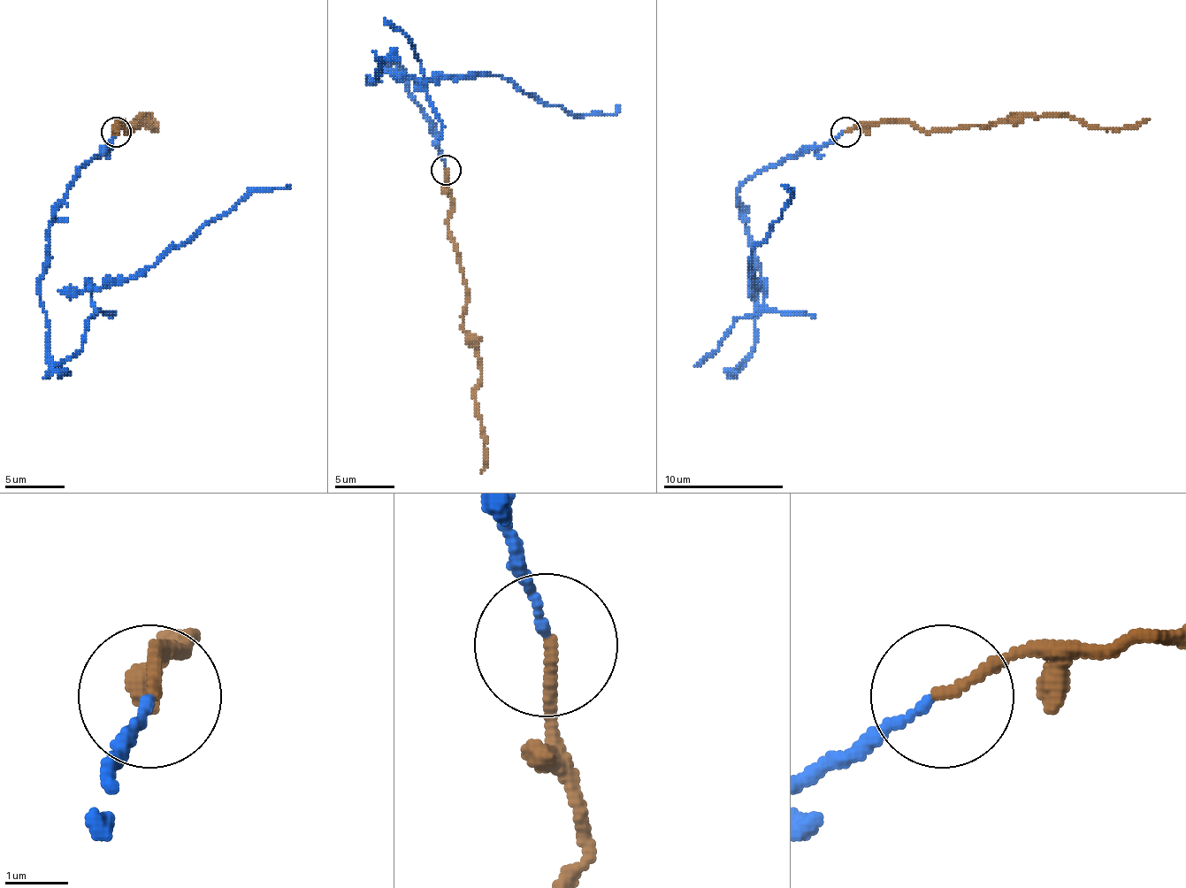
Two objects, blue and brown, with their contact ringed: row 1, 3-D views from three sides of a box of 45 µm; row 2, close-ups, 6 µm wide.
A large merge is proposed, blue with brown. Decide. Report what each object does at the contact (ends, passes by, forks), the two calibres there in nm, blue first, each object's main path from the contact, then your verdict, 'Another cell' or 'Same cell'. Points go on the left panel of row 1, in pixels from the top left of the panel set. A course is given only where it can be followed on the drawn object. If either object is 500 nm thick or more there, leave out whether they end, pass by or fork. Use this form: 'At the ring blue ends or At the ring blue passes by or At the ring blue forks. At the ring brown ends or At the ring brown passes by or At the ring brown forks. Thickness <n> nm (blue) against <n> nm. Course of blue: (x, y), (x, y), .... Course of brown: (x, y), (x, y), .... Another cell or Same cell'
At the ring blue ends. At the ring brown ends. Thickness 120 nm (blue) against 160 nm. Course of blue: (115, 131), (67, 188), (65, 203), (49, 227), (40, 291), (76, 291), (127, 281), (254, 191), (290, 185). Course of brown: (115, 131), (118, 122), (127, 131), (136, 125), (133, 122), (151, 116), (145, 116), (155, 128), (151, 119). Another cell

